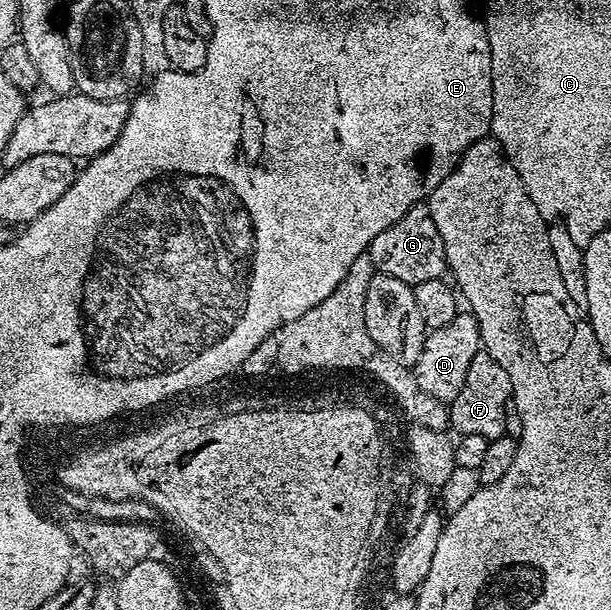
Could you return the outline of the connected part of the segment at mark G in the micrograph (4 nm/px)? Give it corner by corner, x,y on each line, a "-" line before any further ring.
424,202
407,209
395,225
387,225
387,229
371,241
367,254
378,272
390,274
409,284
440,279
447,271
443,237
439,237
439,229
435,229
435,221

